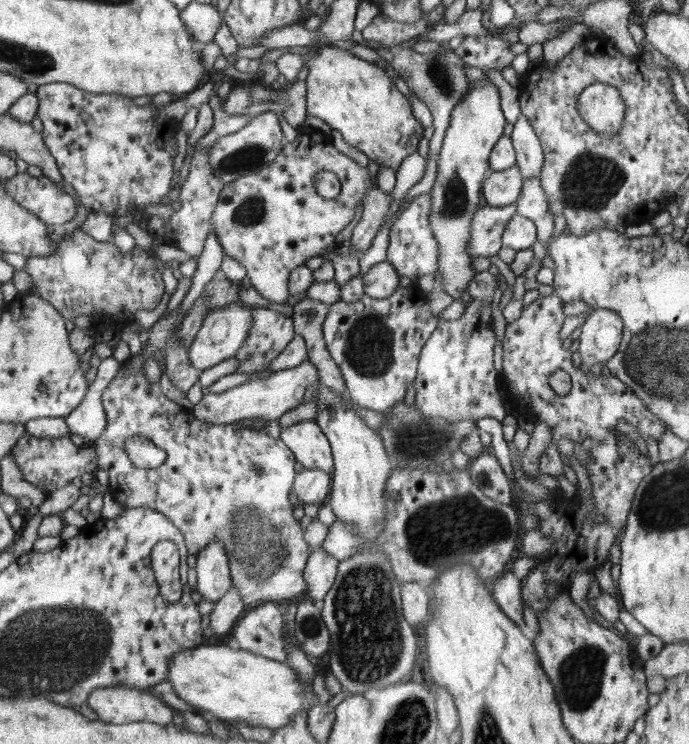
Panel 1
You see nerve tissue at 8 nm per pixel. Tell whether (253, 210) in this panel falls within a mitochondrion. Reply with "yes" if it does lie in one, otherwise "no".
yes

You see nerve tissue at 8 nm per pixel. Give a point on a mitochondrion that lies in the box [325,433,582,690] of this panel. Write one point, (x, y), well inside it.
(368, 629)

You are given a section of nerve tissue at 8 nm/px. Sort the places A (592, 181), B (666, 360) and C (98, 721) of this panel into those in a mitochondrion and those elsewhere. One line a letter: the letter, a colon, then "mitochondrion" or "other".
A: mitochondrion
B: mitochondrion
C: other

